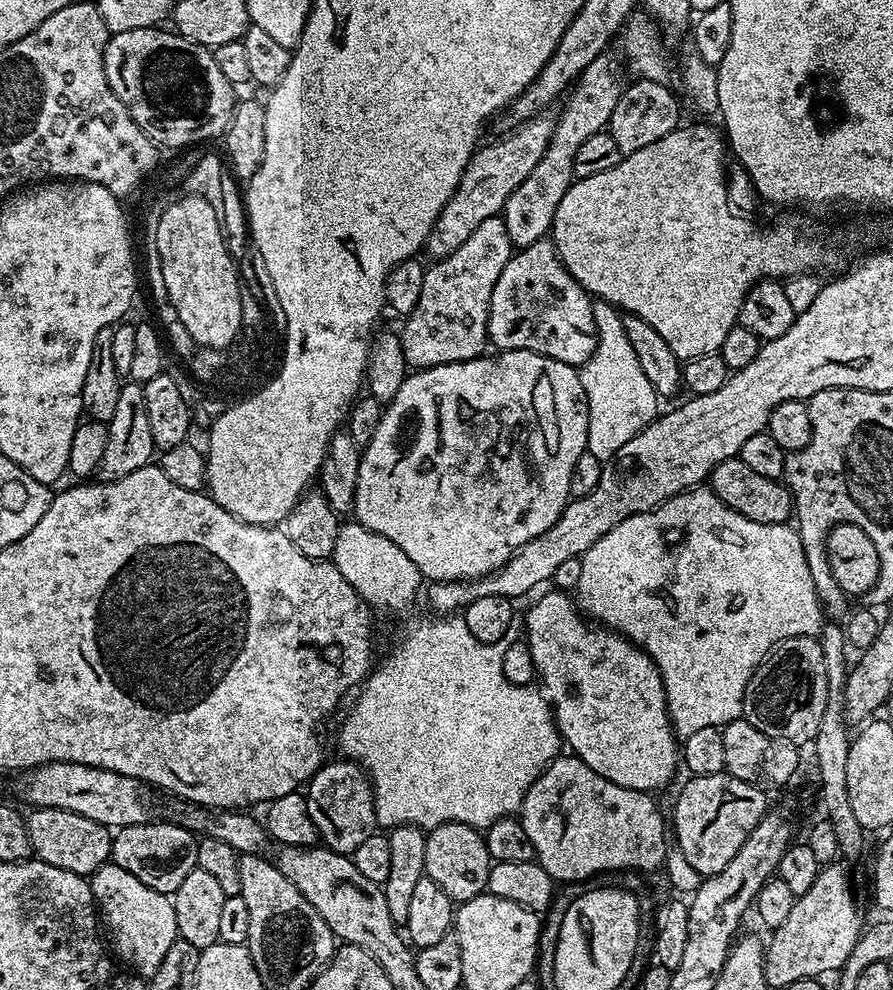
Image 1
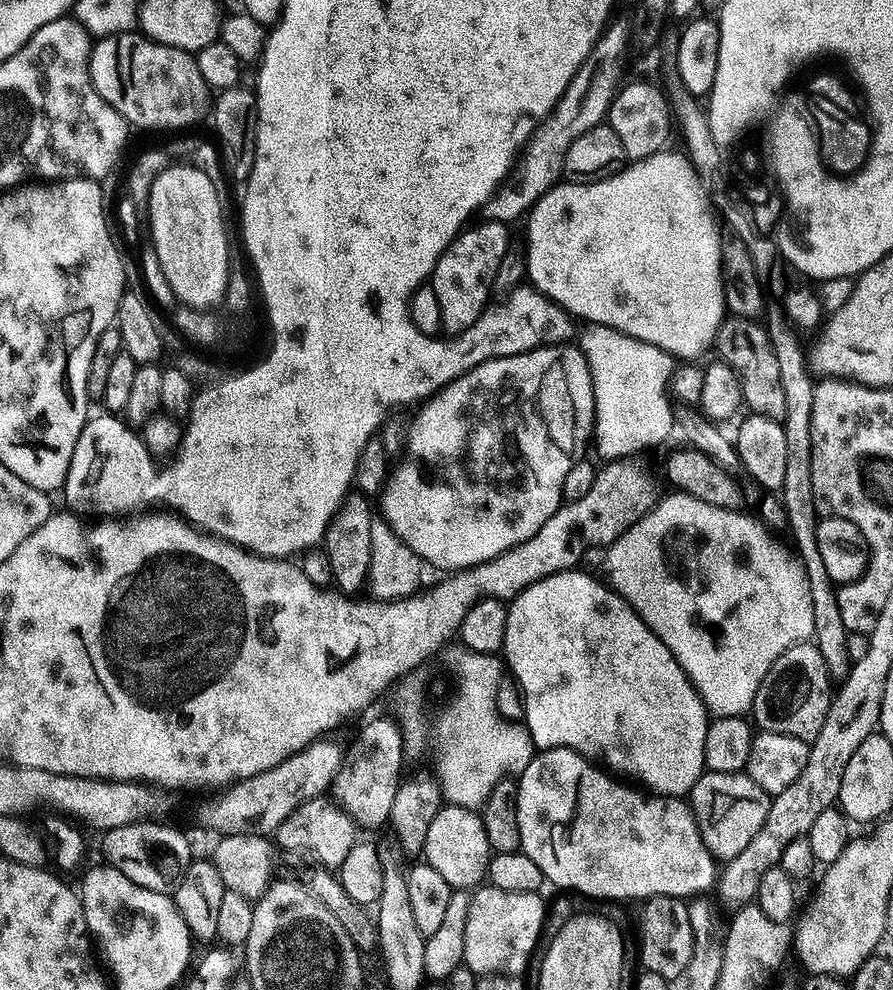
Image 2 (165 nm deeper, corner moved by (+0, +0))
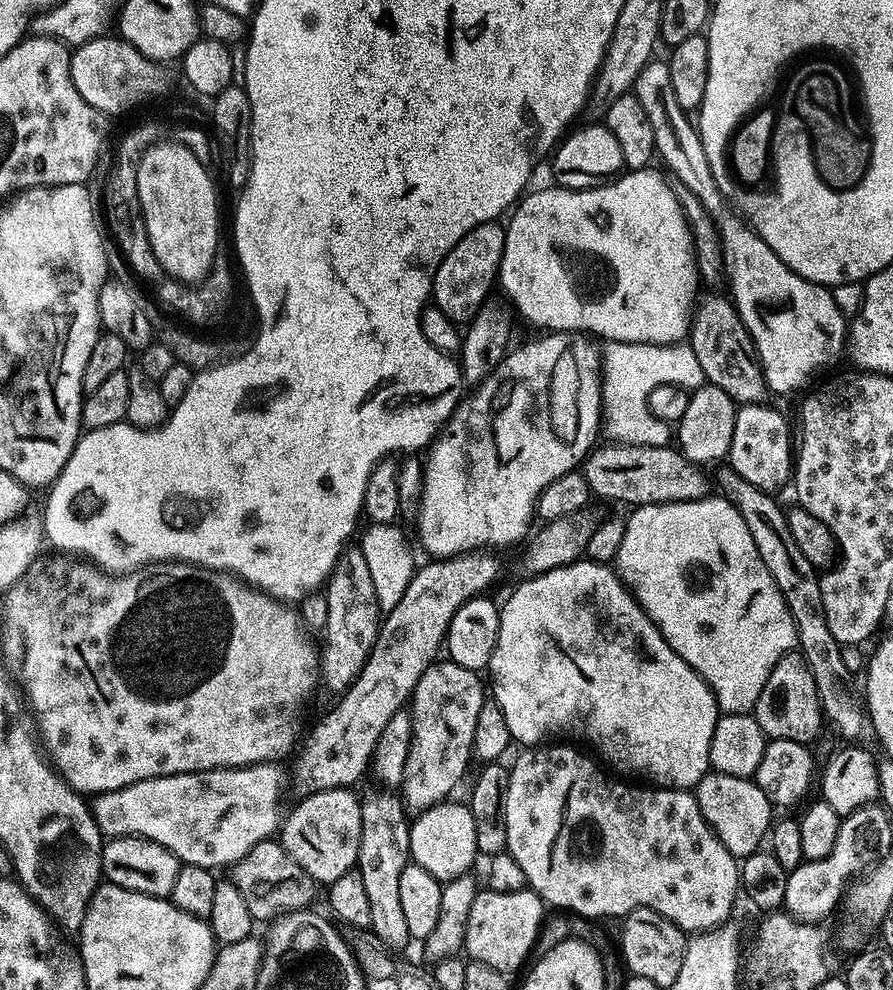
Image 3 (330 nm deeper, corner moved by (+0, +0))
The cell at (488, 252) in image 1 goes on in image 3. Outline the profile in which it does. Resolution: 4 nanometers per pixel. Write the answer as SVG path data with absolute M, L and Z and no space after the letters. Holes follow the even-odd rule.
M485 222L471 228L450 249L446 258L432 275L431 299L453 322L467 321L483 305L500 270L500 259L504 253L503 227L499 223Z

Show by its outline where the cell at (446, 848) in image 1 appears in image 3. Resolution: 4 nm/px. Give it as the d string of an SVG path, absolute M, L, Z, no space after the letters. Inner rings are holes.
M441 802L425 808L419 813L417 820L411 821L408 833L410 846L408 851L411 859L427 875L435 880L447 882L453 880L461 873L469 871L478 857L476 847L476 820L472 817L471 807L467 803L452 804Z

